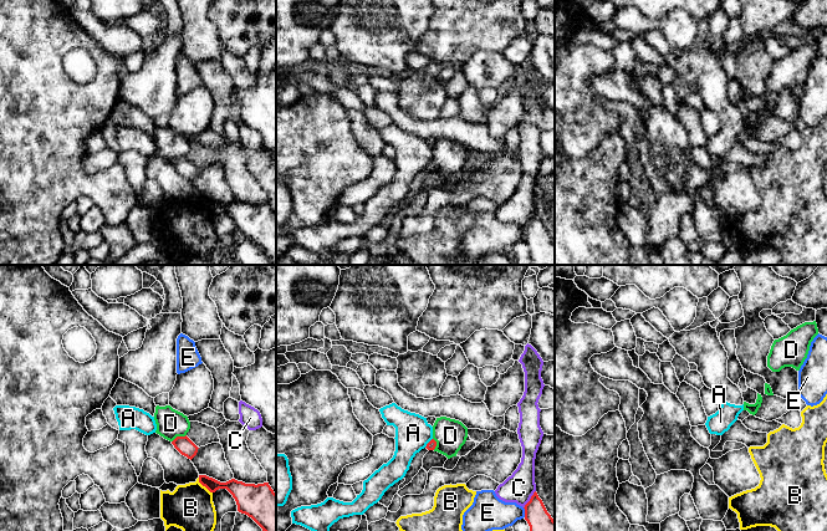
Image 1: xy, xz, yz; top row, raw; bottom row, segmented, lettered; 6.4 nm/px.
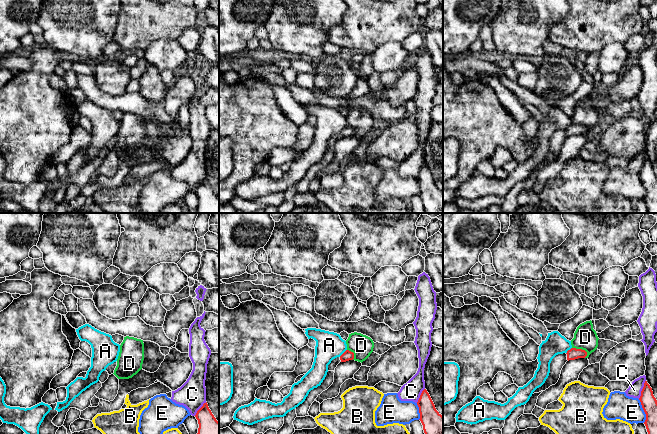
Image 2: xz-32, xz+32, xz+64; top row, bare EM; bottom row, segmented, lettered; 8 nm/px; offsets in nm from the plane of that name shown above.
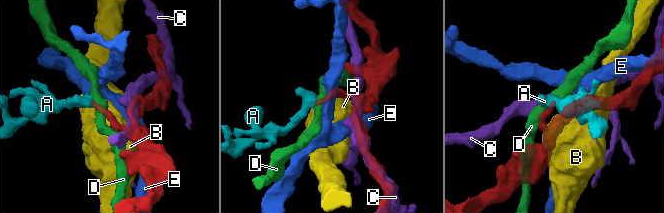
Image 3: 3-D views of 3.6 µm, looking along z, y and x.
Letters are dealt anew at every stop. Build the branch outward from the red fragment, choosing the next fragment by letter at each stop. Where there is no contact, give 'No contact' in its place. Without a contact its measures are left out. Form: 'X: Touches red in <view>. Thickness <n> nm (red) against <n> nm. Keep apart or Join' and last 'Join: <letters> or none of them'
A: Touches red in xz. Thickness 60 nm (red) against 220 nm. Keep apart
B: Touches red in xy. Thickness 120 nm (red) against 300 nm. Keep apart
C: Touches red in xz. Thickness 200 nm (red) against 200 nm. Keep apart
D: Touches red in xy. Thickness 110 nm (red) against 190 nm. Keep apart
E: Touches red in xz. Thickness 280 nm (red) against 240 nm. Keep apart
Join: none of them

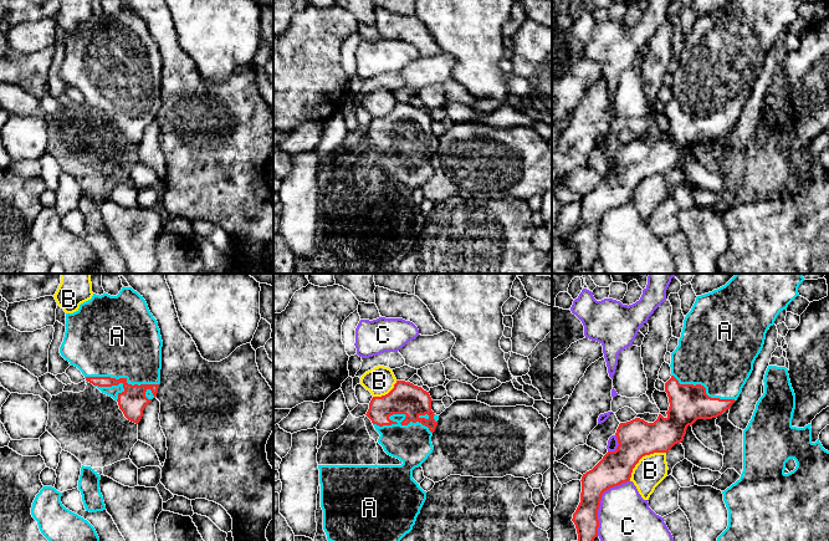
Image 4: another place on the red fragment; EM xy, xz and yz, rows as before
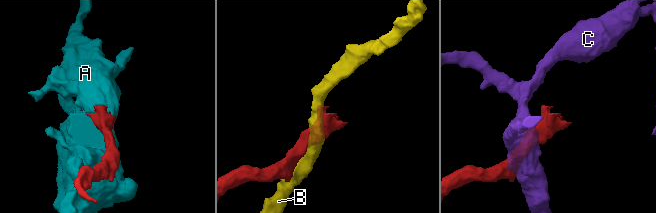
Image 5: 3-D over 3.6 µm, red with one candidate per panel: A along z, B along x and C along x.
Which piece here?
A: Touches red in xz. Thickness 200 nm (red) against 260 nm. Join
B: Touches red in yz. Thickness 240 nm (red) against 200 nm. Keep apart
C: Touches red in yz. Thickness 220 nm (red) against 380 nm. Keep apart
Join: A

